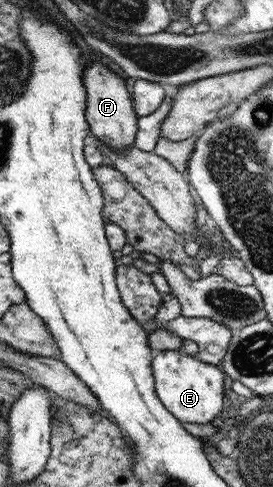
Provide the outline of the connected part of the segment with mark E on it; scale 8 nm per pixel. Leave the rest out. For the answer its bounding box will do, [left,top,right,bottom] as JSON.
[152,349,223,423]

